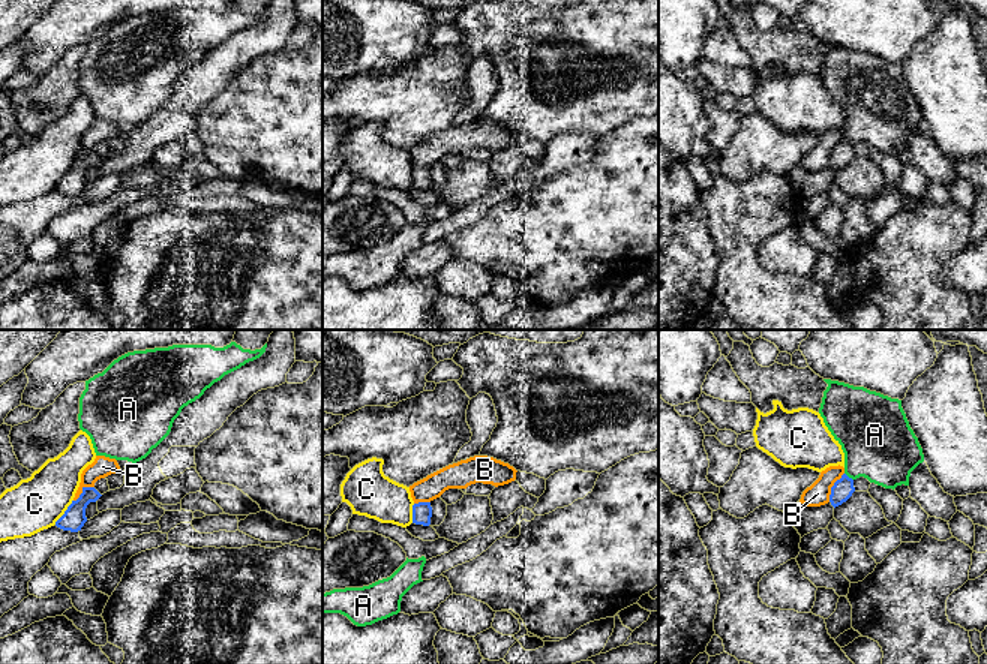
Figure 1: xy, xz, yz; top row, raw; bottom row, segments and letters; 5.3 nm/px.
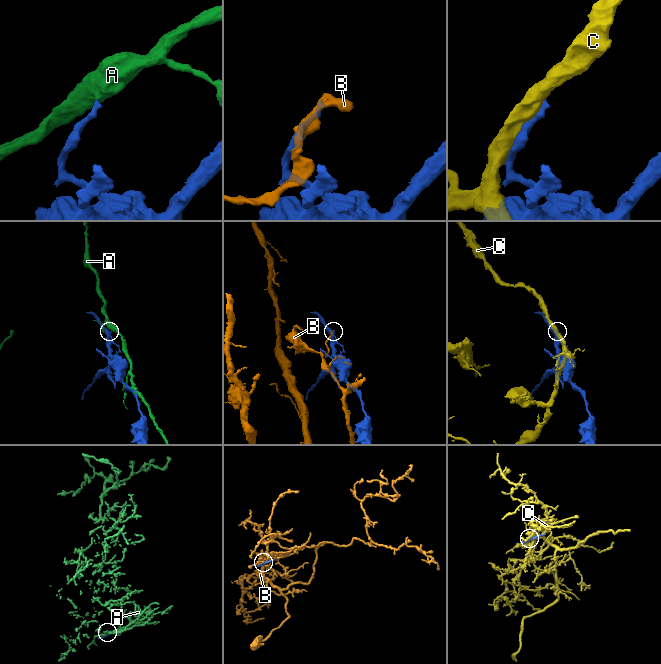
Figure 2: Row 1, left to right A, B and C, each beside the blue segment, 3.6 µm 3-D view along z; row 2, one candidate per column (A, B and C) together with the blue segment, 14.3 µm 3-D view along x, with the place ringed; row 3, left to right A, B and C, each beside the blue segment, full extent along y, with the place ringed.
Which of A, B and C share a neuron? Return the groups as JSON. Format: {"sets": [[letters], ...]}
{"sets": [["A"], ["B"], ["C"]]}

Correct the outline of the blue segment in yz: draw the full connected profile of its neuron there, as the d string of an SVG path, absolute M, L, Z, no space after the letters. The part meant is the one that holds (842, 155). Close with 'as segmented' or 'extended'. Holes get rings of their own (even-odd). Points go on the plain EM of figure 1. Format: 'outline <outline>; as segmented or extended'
outline M843 138L842 142L837 144L831 151L831 159L830 159L831 169L834 172L842 169L852 160L854 156L855 156L854 144L849 142L846 138Z; as segmented

